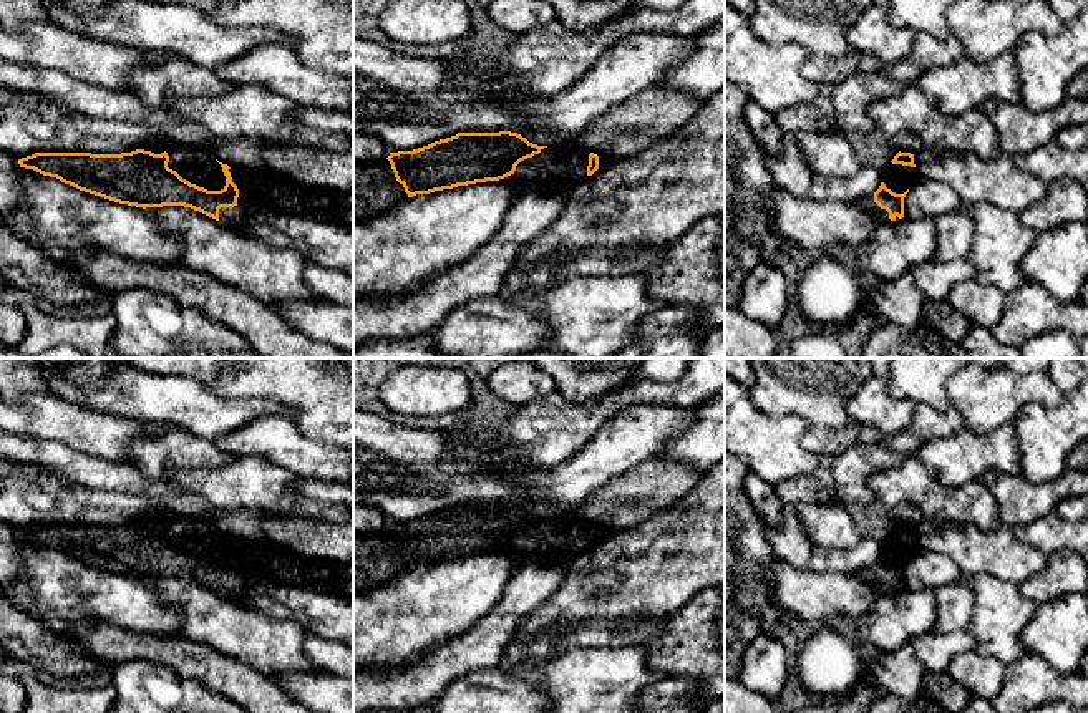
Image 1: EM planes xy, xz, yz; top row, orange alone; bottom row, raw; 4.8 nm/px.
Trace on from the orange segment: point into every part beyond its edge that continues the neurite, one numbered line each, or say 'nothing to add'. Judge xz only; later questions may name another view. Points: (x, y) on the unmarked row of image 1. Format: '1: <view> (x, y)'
1: xz (375, 561)

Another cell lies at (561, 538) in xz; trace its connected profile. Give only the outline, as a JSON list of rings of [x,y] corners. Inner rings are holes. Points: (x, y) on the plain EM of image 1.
[[[577,511],[561,512],[541,521],[539,526],[521,532],[516,542],[499,554],[516,557],[521,565],[566,565],[585,552],[590,522]]]

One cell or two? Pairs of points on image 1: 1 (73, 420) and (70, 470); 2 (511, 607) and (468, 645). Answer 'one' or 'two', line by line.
1: two
2: one

